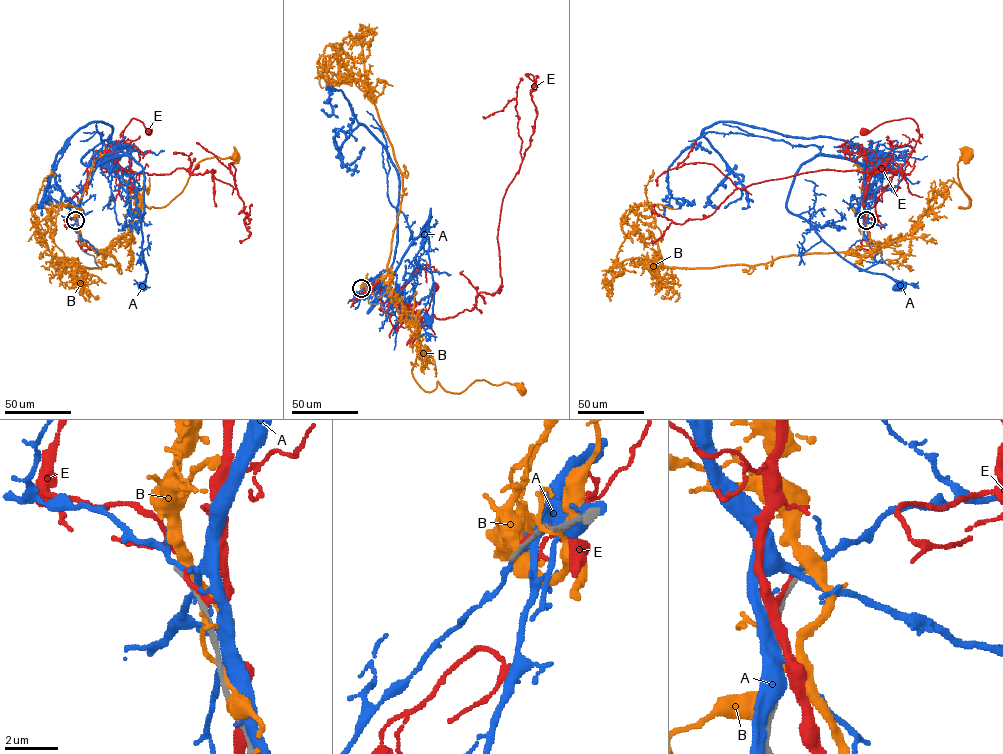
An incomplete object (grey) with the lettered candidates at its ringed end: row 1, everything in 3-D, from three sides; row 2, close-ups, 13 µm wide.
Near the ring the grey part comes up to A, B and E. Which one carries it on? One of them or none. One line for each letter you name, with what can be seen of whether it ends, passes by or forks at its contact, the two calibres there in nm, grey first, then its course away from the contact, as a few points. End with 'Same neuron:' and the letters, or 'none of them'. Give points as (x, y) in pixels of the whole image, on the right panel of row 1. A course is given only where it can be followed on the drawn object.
Same neuron: none of them

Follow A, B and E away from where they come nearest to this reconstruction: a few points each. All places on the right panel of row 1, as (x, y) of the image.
A: (866, 220), (859, 210), (863, 165), (816, 155), (800, 166), (786, 208), (845, 259), (890, 276), (898, 286)
B: (866, 220), (869, 252), (909, 234), (948, 180), (968, 198), (959, 207), (968, 207), (957, 163), (968, 156)
E: (865, 222), (871, 193), (867, 163), (876, 157), (886, 168), (898, 169), (919, 132), (910, 118), (864, 132)

